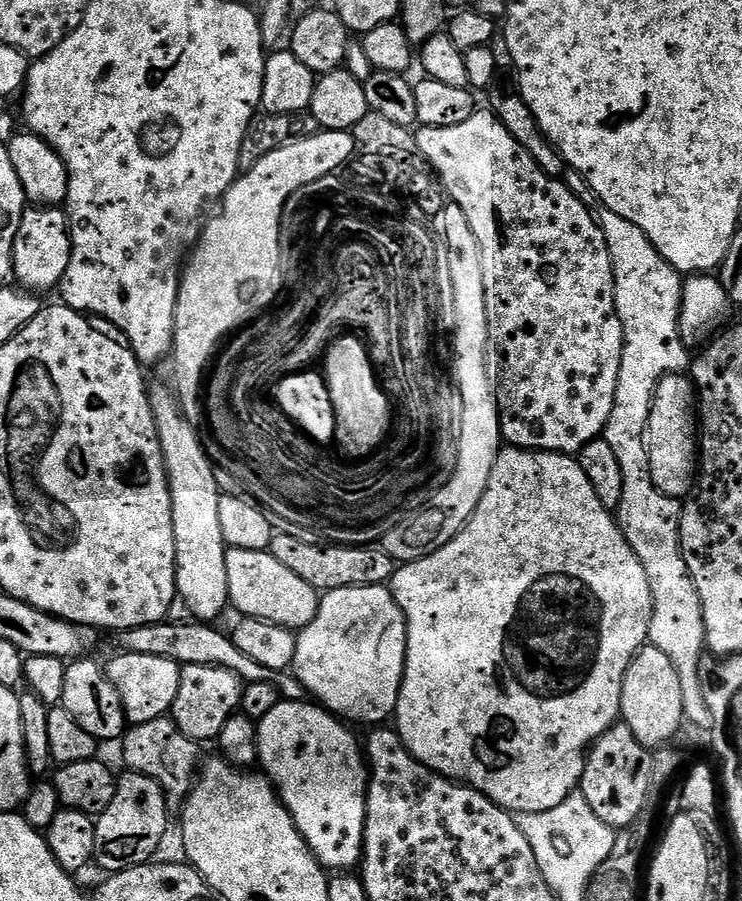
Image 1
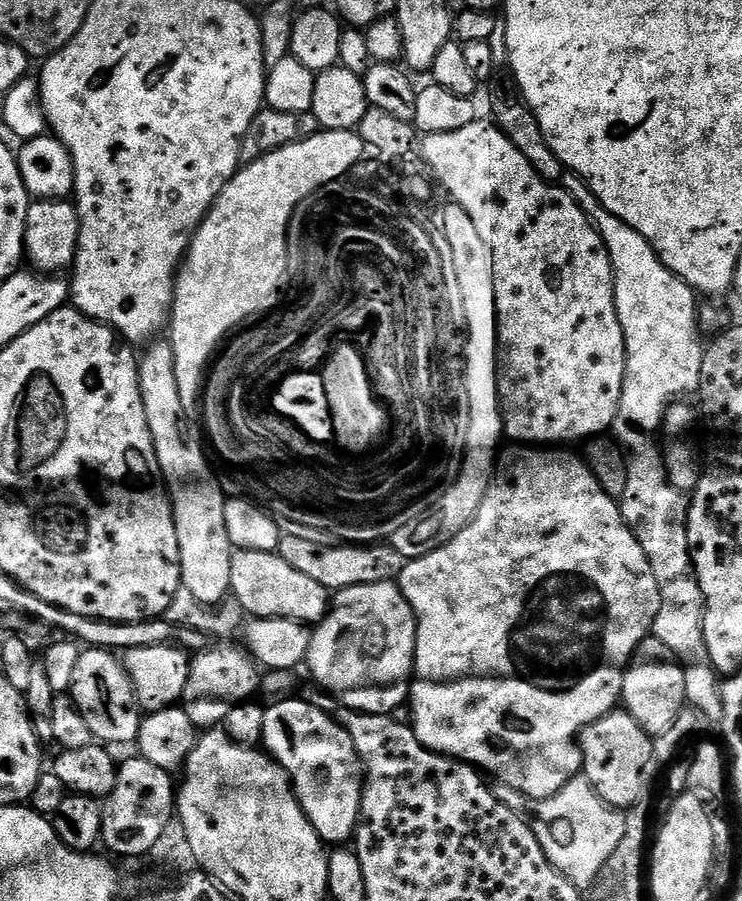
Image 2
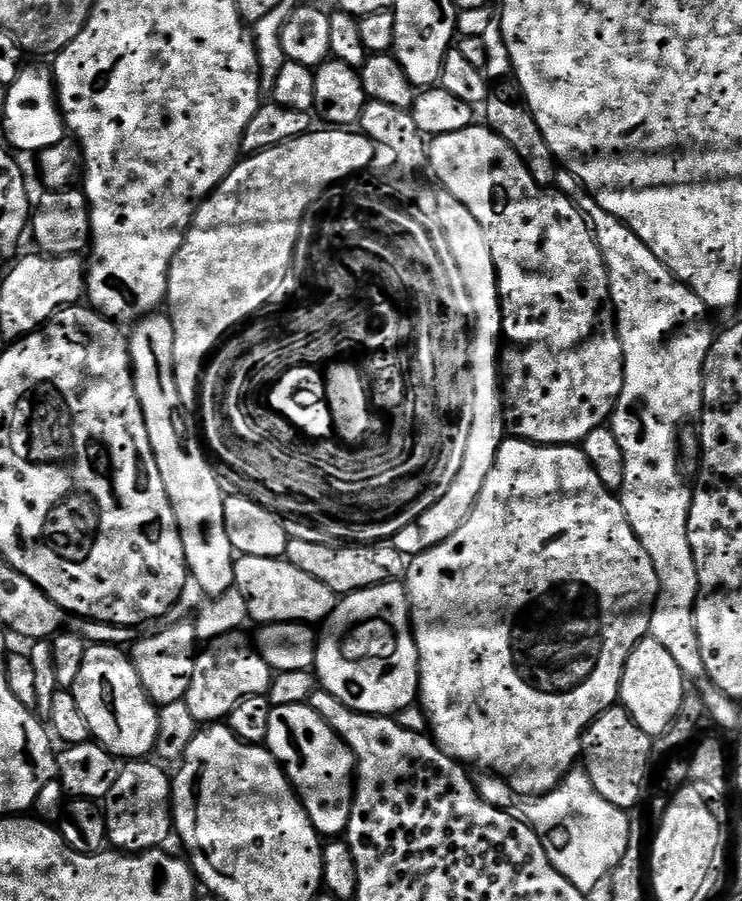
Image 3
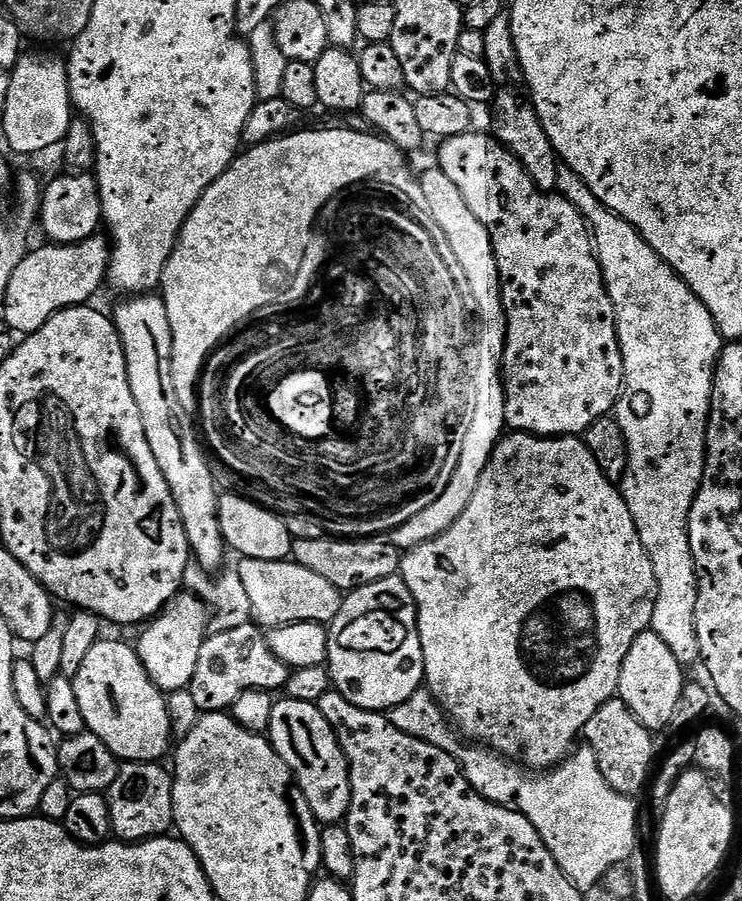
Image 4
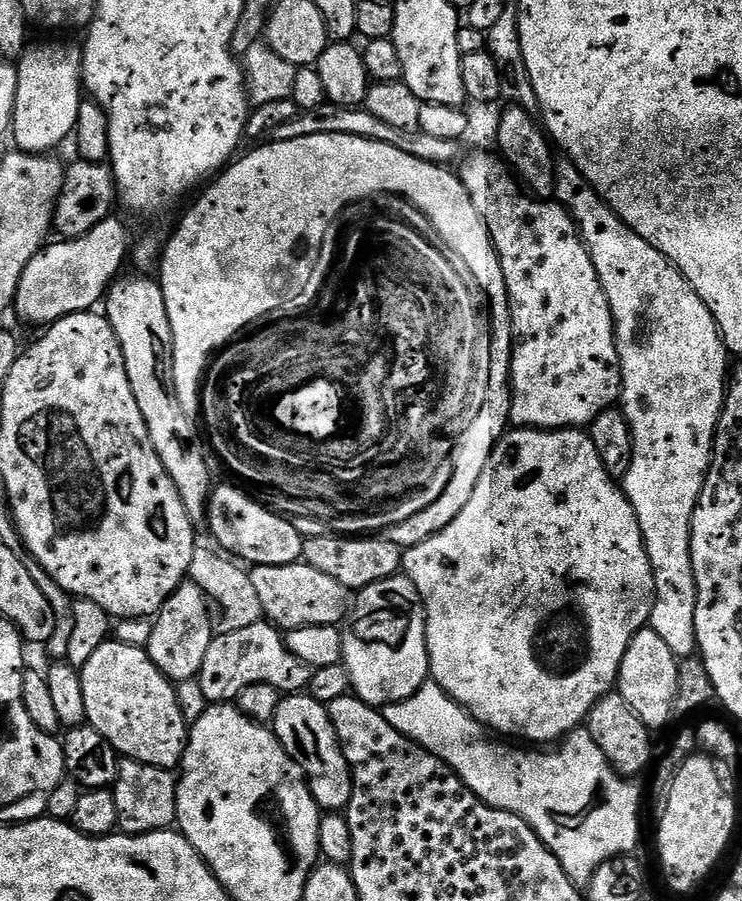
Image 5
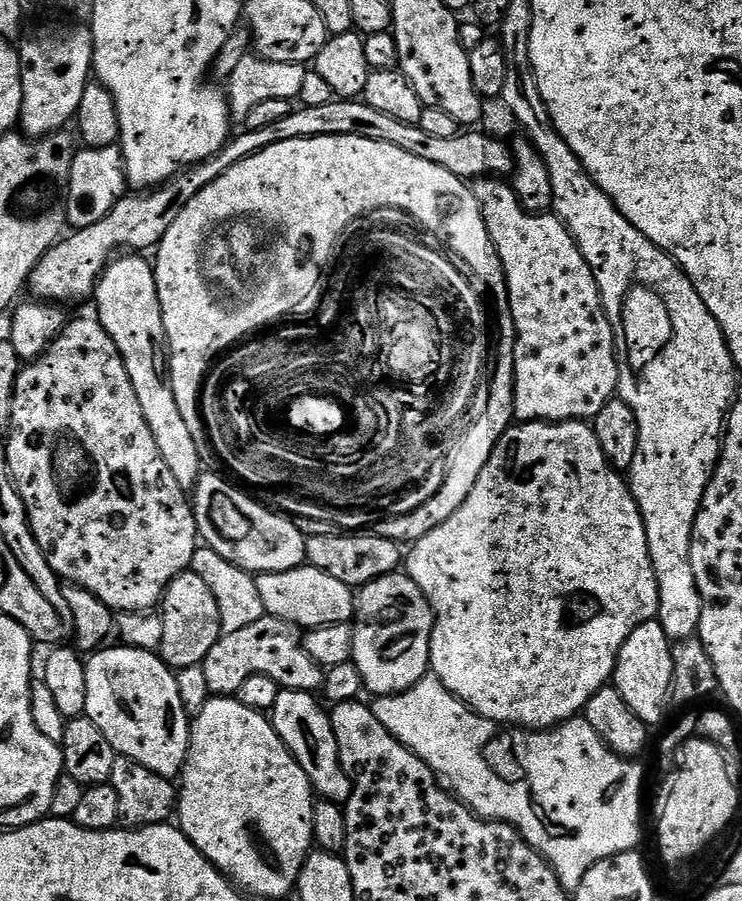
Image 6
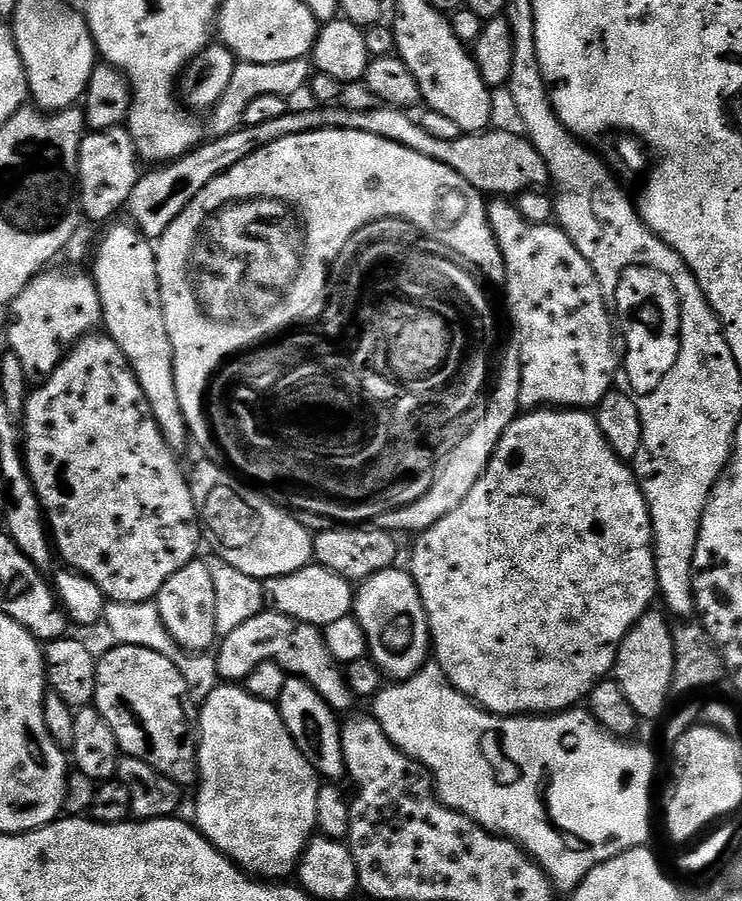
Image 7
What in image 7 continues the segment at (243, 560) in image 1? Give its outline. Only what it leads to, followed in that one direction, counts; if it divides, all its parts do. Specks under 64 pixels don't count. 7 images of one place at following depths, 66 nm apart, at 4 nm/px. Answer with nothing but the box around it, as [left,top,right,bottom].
[263,566,354,626]

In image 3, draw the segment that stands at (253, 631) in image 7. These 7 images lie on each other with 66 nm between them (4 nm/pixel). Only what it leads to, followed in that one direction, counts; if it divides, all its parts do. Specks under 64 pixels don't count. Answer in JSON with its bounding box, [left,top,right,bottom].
[182,632,274,726]

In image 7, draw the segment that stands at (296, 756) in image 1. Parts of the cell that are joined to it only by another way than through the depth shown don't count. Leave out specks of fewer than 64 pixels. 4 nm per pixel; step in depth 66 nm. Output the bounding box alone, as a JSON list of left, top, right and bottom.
[278,678,345,782]

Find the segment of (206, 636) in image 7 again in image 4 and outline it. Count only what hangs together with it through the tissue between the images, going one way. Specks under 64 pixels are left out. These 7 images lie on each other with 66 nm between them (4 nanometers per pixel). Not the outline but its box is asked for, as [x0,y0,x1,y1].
[134,594,209,694]

